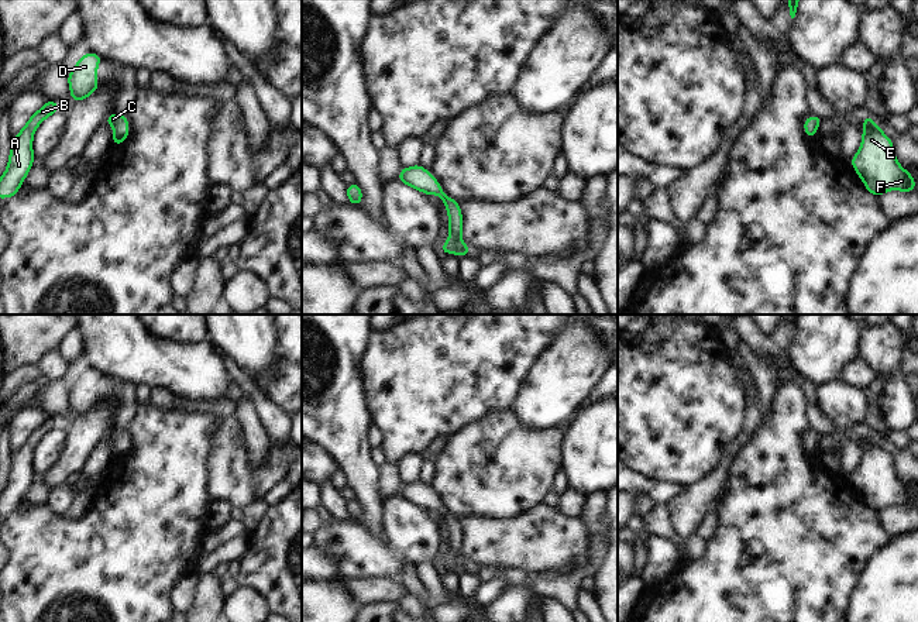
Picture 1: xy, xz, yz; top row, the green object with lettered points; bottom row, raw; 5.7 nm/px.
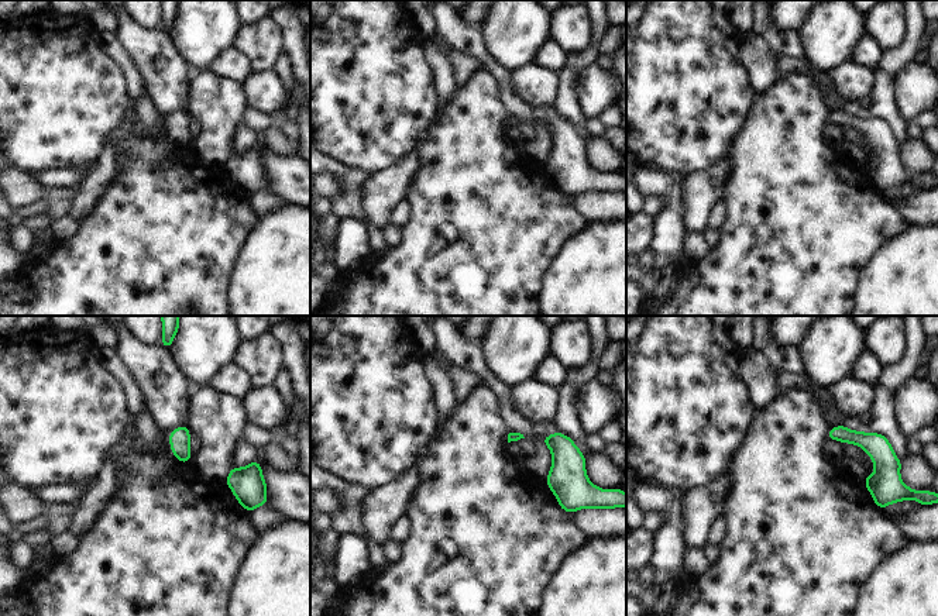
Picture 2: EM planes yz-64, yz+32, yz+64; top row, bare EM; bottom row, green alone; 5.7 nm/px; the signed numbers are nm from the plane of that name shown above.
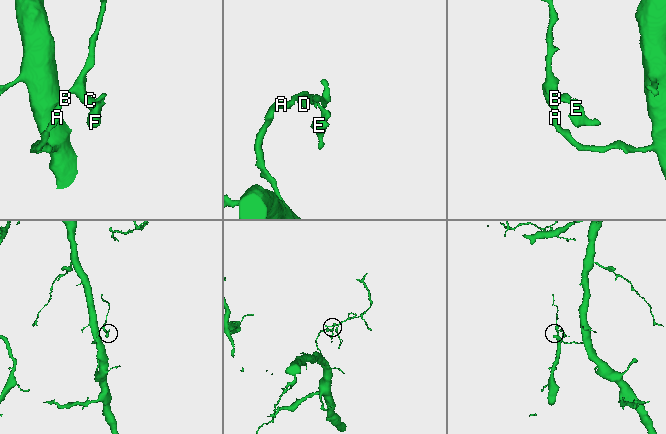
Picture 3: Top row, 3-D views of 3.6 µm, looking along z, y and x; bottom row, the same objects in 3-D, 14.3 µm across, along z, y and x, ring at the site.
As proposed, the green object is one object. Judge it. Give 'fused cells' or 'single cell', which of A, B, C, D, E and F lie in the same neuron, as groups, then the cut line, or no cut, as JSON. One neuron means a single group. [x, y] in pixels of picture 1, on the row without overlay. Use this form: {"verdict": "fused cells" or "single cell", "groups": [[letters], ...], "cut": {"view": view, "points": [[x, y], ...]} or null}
{"verdict": "single cell", "groups": [["A", "B", "C", "D", "E", "F"]], "cut": null}

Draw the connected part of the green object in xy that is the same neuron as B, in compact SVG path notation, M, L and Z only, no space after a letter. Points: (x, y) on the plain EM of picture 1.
M48 416L37 429L31 432L24 444L14 454L11 454L8 481L0 494L0 515L13 513L16 509L18 509L21 499L28 491L35 475L31 464L34 447L48 432L52 432L56 426L59 426L59 420Z

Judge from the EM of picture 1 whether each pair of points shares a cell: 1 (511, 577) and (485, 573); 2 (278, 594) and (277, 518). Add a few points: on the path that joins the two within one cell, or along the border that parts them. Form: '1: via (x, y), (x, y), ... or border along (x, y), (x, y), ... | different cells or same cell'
1: via (505, 574), (491, 573) | same cell
2: via (279, 576), (279, 536) | same cell

